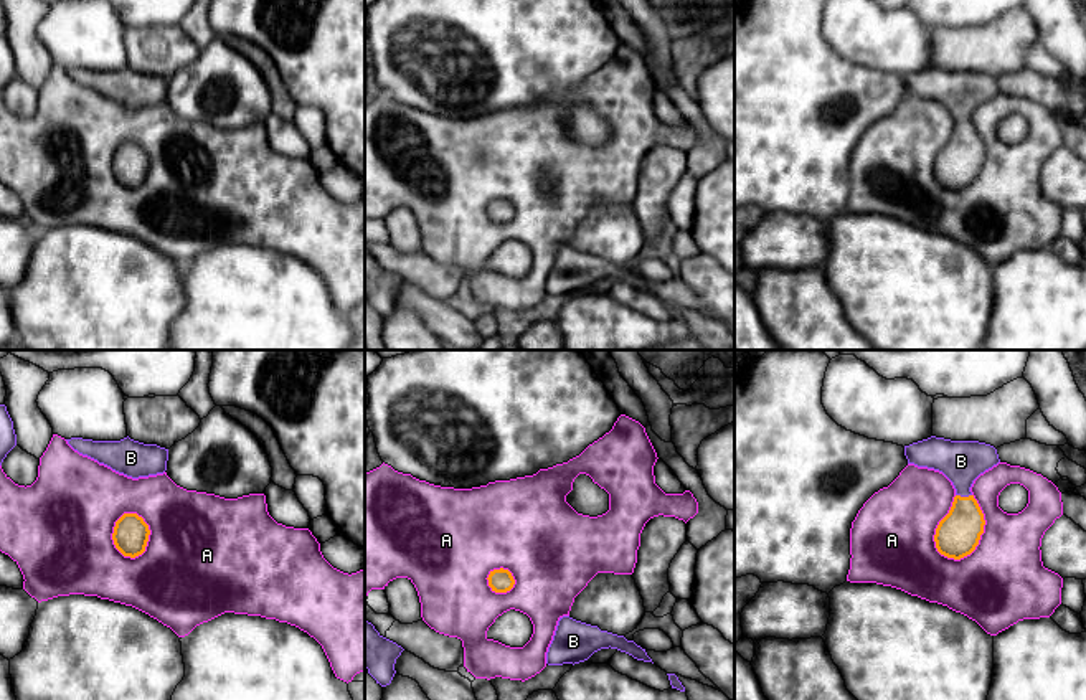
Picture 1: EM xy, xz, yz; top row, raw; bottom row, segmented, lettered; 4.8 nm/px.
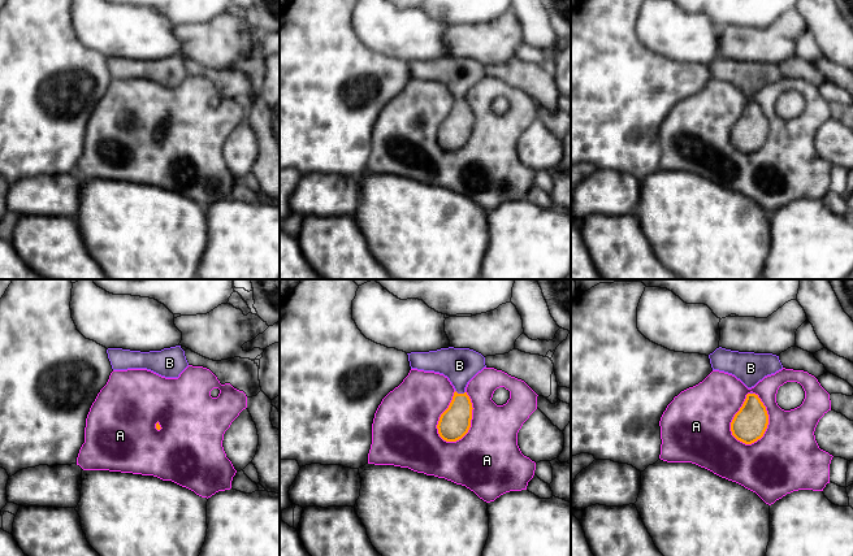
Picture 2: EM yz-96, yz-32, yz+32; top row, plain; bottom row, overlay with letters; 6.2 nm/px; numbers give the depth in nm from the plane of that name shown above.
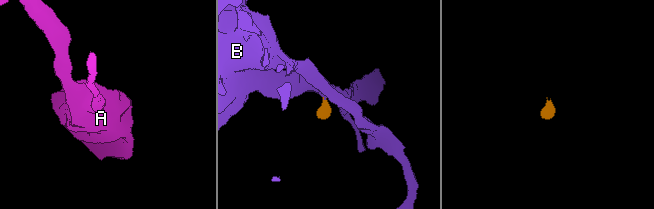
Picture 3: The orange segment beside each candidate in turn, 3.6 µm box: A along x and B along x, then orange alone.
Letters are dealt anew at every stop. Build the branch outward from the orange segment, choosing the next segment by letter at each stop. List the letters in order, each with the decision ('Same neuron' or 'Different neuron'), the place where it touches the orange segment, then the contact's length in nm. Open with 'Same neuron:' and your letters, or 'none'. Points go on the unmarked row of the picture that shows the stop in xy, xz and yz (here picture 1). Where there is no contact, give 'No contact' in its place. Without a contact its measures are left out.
Same neuron: B
A: Different neuron. Touches orange at yz (981, 164). Shared border 340 nm
B: Same neuron. Touches orange at yz (964, 127). Shared border 80 nm

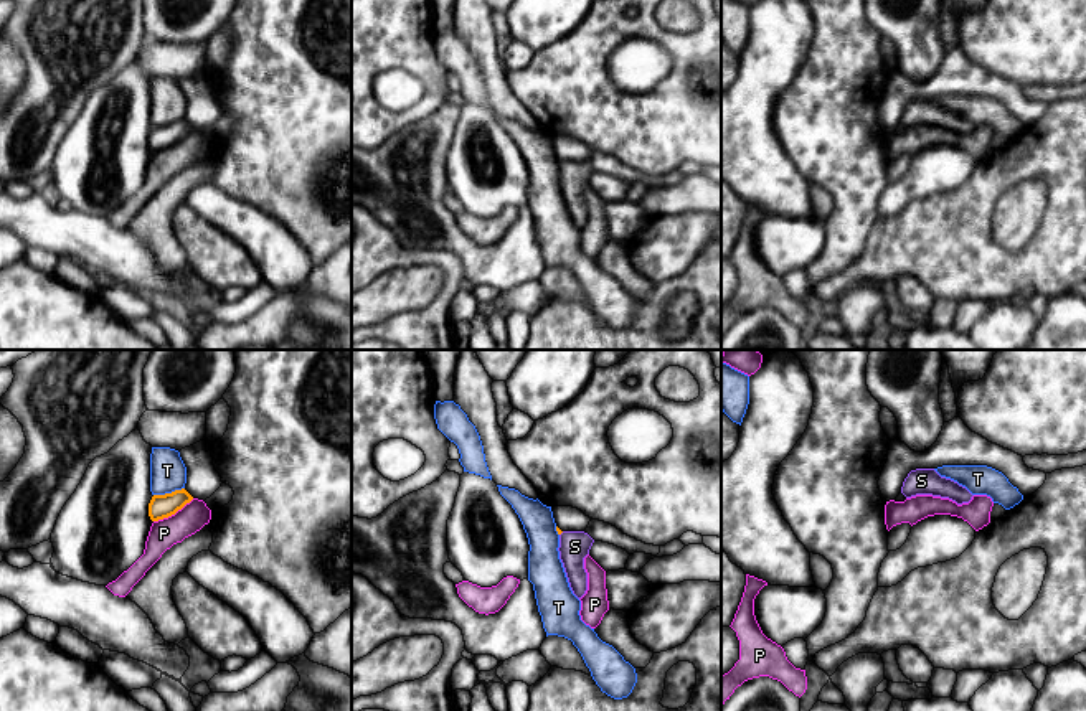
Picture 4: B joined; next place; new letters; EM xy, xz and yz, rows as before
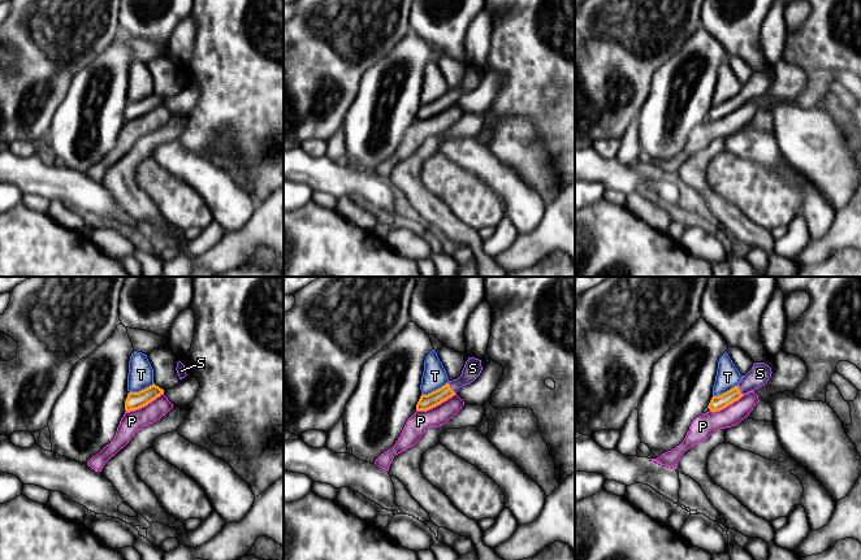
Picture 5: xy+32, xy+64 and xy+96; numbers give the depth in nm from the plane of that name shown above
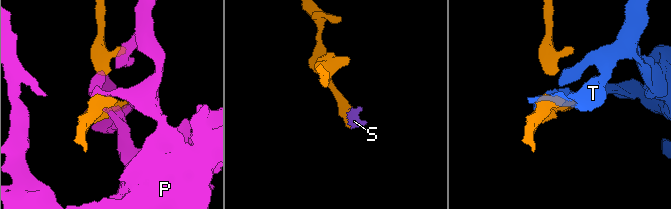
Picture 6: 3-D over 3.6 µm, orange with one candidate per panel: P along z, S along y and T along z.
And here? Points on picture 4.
Same neuron: S
P: Different neuron. Touches orange at xy (174, 144). Shared border 240 nm
S: Same neuron. No contact
T: Different neuron. Touches orange at xy (169, 124). Shared border 160 nm

